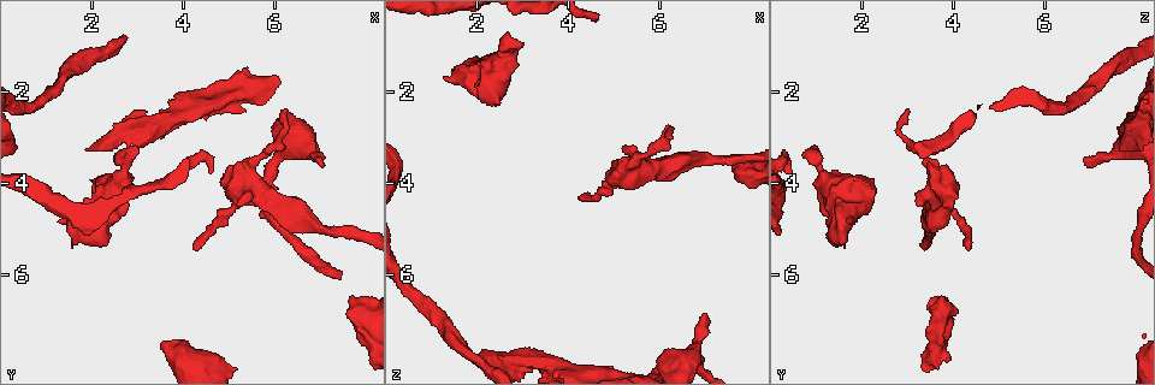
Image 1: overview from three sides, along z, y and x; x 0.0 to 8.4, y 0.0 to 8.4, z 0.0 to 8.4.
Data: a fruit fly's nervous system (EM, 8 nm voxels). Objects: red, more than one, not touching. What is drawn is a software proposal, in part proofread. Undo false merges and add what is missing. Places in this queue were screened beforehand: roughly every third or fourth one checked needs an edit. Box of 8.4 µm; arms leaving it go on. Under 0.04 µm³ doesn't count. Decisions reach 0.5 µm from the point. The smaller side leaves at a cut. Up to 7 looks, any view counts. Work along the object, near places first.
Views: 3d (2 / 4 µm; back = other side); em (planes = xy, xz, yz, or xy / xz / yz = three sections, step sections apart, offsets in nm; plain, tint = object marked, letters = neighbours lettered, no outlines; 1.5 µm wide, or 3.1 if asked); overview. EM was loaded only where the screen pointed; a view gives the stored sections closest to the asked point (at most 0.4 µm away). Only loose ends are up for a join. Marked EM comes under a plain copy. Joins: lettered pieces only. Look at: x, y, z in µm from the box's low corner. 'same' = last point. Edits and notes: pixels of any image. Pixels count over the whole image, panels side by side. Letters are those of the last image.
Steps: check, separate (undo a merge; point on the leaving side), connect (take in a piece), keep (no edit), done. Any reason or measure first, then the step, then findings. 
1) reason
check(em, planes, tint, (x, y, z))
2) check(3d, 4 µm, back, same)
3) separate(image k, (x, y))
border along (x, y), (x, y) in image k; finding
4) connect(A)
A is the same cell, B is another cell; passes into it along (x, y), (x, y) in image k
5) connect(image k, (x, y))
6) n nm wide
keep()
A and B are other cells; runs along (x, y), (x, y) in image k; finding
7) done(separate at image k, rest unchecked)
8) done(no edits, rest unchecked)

branch stops here
check(3d, 2 µm, (3.00, 3.30, 0.90))

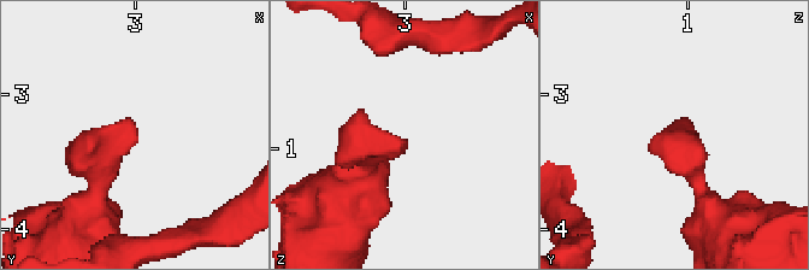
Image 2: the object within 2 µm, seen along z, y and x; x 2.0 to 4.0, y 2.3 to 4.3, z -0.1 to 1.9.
check(em, xz, step 8, tint, (2.98, 3.24, 0.92))

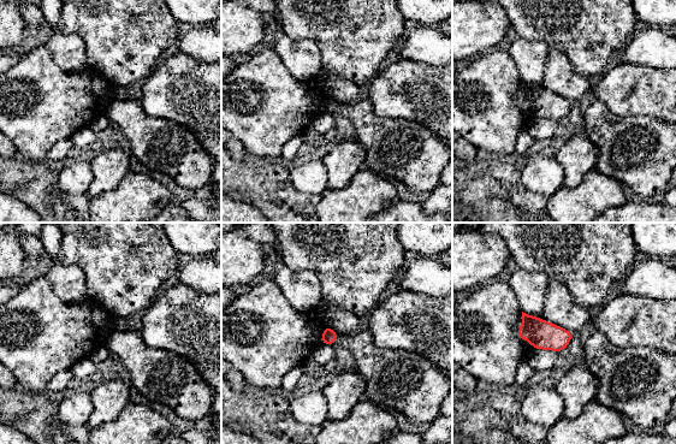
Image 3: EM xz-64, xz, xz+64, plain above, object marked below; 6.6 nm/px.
another direction
check(em, planes, letters, same)

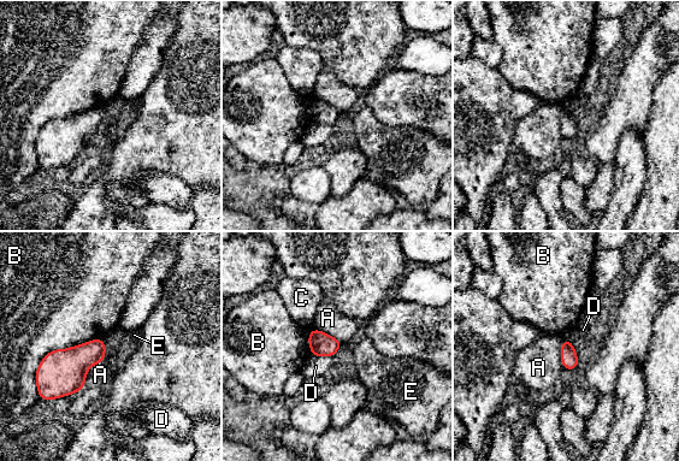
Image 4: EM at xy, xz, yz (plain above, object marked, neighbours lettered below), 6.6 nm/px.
B touches over 600 nm
keep()
A, B, C, D and E are other cells; border along (102, 338), (104, 360), (83, 385) in image 4; none of them fits

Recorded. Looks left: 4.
thin end
check(em, yz, step 4, letters, (4.20, 5.40, 4.25))

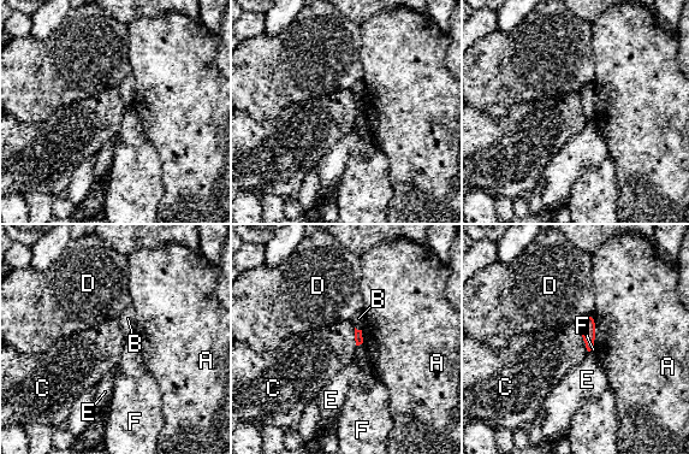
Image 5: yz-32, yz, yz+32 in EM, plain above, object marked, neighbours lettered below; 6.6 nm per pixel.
check(em, planes, letters, same)

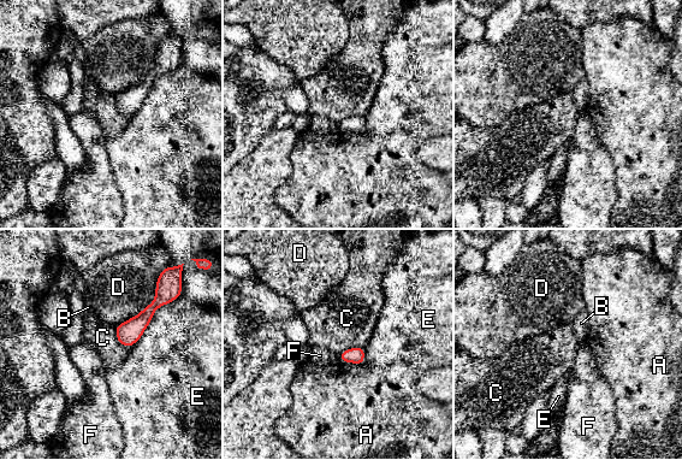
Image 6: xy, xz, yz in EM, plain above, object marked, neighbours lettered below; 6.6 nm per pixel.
keep()
A, B, C, D, E and F are other cells; border along (113, 326), (116, 338), (131, 347) in image 6; none of them fits

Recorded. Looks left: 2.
stops while still wide
check(em, yz, step 4, tint, (1.60, 5.35, 1.60))

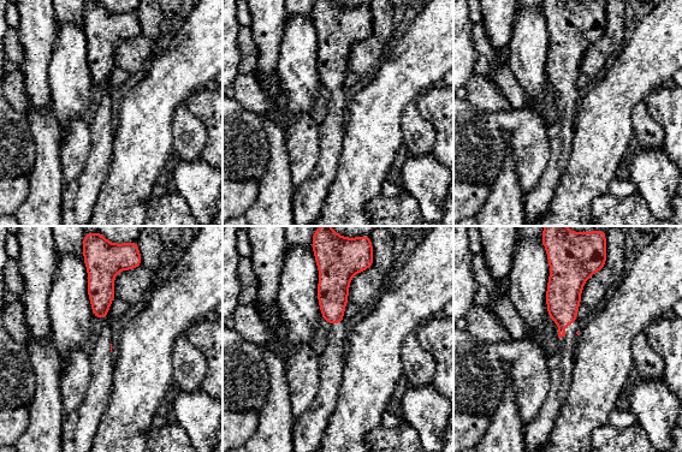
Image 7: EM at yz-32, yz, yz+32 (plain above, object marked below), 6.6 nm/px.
check(em, planes, letters, same)

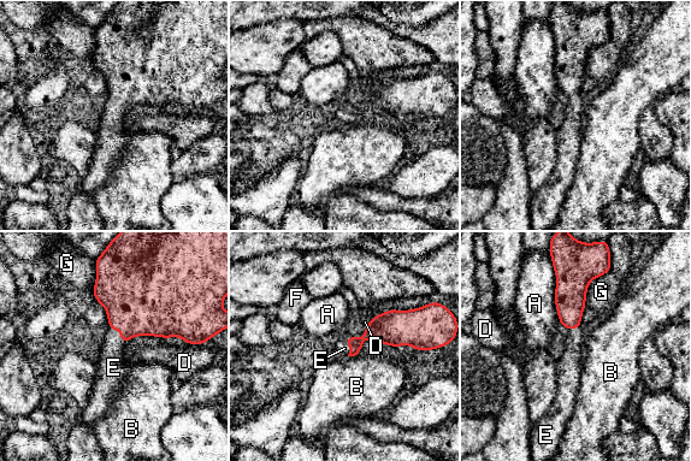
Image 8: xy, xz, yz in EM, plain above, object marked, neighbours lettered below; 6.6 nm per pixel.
A touches over 400 nm
connect(E)
E is the same cell, A, B, D, F and G are other cells; passes into it along (140, 300), (120, 331), (113, 367) in image 8; the neuron continues

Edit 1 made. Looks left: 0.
done(connect at image 8, rest unchecked)

